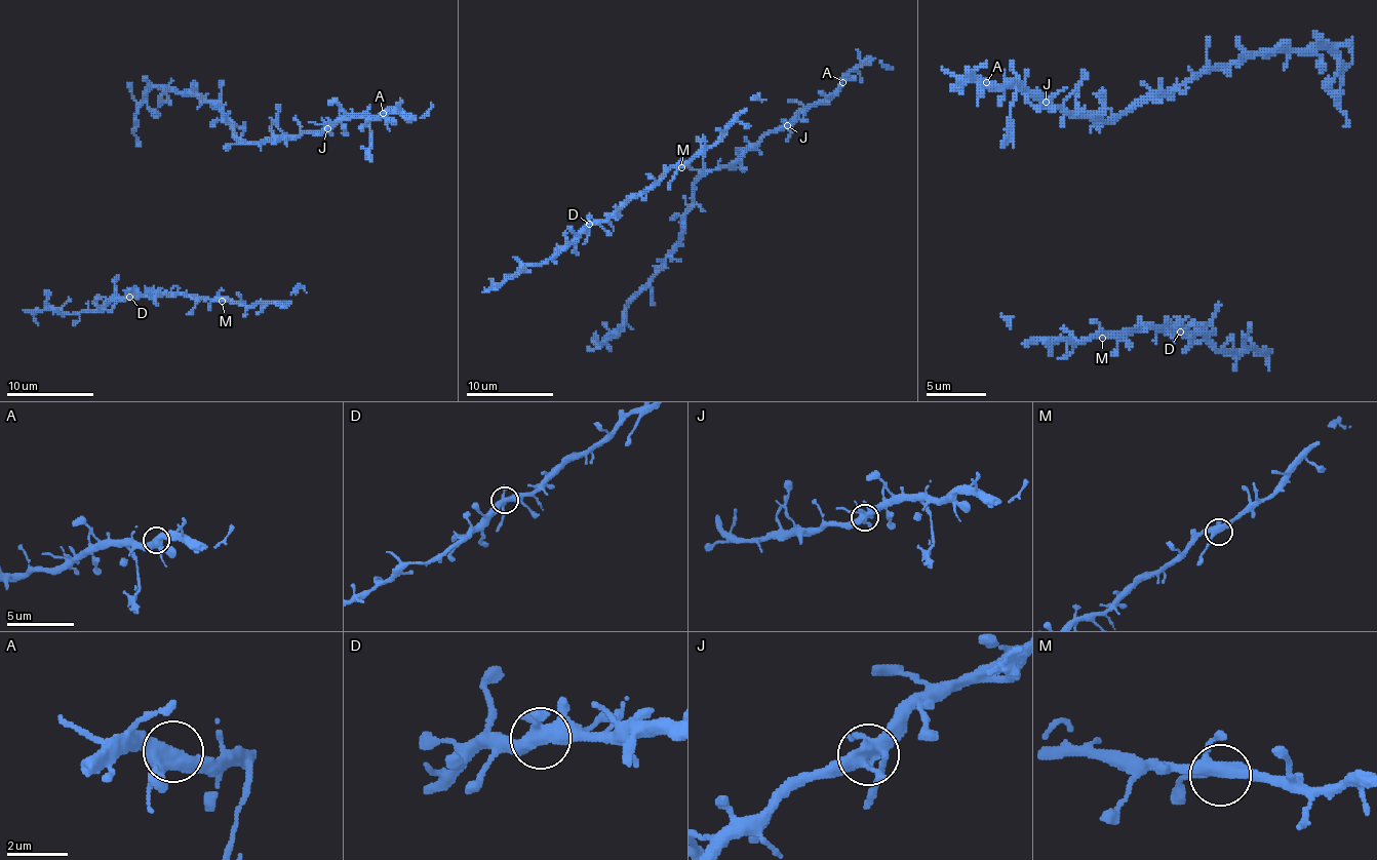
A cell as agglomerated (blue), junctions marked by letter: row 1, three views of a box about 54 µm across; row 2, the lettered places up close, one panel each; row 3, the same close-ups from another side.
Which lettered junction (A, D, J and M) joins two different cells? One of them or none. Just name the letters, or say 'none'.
none

